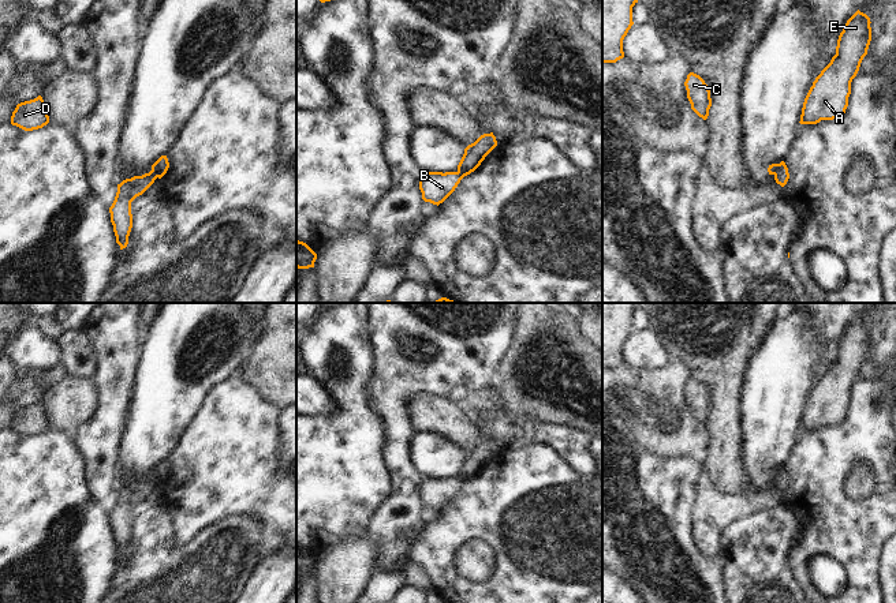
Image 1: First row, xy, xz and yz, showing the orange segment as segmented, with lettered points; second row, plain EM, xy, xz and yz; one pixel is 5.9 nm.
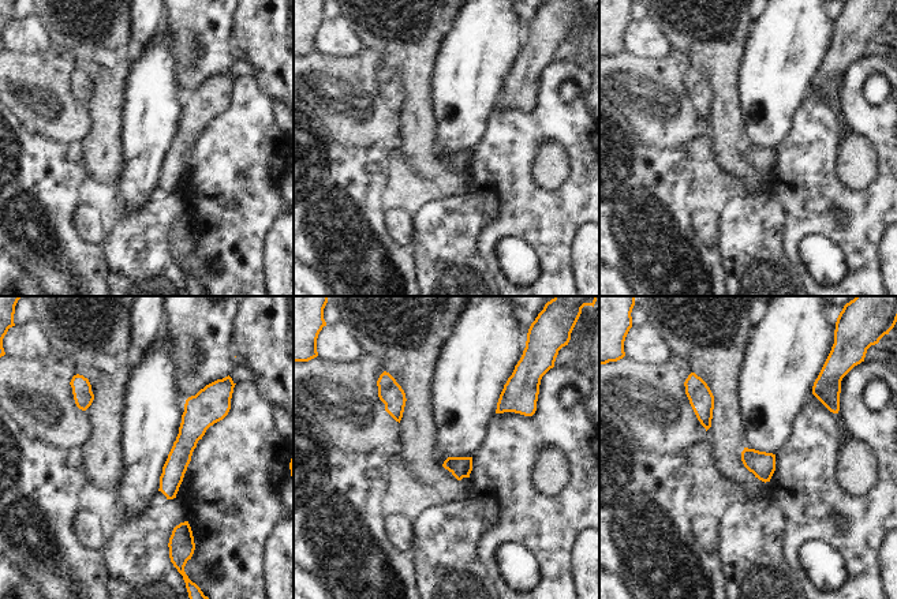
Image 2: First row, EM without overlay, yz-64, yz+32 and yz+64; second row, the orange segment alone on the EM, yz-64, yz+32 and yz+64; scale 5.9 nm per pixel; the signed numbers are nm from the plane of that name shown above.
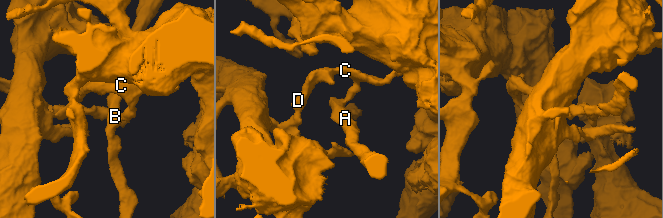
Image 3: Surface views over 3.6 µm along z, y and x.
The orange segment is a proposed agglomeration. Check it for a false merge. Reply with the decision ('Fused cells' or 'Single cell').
Fused cells

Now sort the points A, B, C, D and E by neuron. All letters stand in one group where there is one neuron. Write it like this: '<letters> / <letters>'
A B E / C D

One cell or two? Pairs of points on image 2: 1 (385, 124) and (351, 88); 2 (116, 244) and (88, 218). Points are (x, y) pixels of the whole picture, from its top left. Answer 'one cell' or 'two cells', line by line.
1: one cell
2: two cells

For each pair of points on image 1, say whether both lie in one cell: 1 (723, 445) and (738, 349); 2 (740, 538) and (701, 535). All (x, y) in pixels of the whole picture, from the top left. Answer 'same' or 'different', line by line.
1: same
2: different

